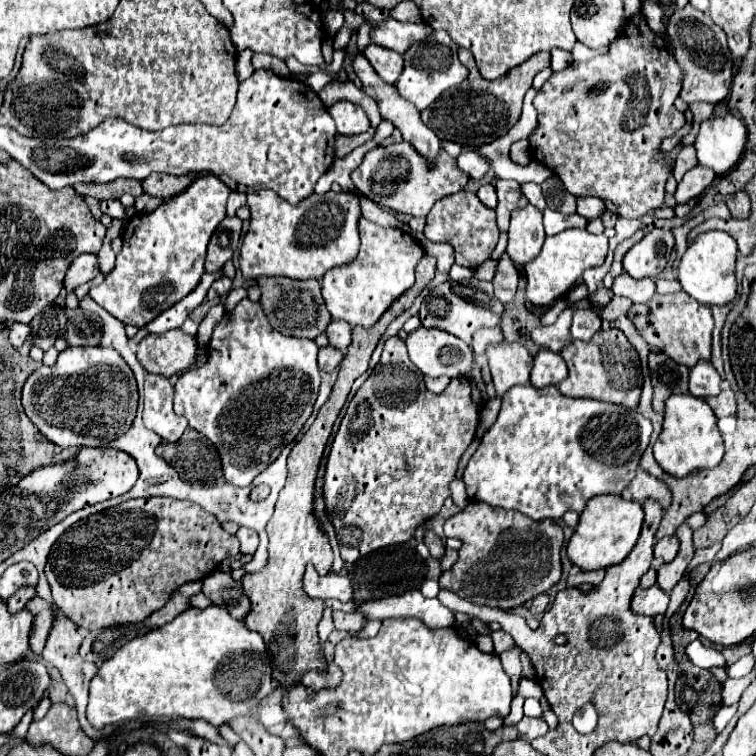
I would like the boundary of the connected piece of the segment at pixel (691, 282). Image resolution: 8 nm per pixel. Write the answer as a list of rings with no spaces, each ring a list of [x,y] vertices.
[[[709,231],[699,235],[693,243],[689,243],[679,269],[677,279],[681,287],[701,305],[727,305],[737,295],[737,279],[735,279],[735,261],[737,261],[737,241],[723,231]]]

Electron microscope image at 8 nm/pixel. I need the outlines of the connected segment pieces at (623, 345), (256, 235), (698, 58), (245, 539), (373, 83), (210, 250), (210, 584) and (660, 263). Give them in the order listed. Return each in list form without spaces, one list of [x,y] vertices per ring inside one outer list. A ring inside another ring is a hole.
[[[601,329],[591,341],[571,341],[563,347],[561,357],[569,367],[569,377],[559,385],[559,391],[567,397],[585,397],[623,407],[637,407],[643,385],[637,351],[629,345],[625,335],[617,329]]]
[[[261,189],[257,193],[247,195],[247,205],[251,209],[251,221],[249,221],[249,231],[243,237],[241,257],[239,257],[241,273],[247,279],[259,279],[267,275],[291,277],[291,279],[321,279],[327,273],[327,269],[349,263],[359,251],[357,225],[361,217],[361,205],[359,205],[359,197],[353,193],[345,193],[345,191],[341,193],[327,191],[325,195],[311,193],[311,197],[303,199],[299,205],[289,205],[275,191]]]
[[[691,5],[675,11],[675,15],[669,17],[667,33],[671,37],[675,61],[683,71],[681,99],[685,103],[707,101],[713,105],[723,101],[733,81],[733,63],[731,63],[731,53],[727,49],[725,33],[705,13],[693,9]]]
[[[239,527],[237,539],[241,541],[241,553],[243,553],[243,555],[253,555],[253,553],[255,553],[255,549],[257,549],[257,545],[259,545],[259,537],[257,537],[257,533],[255,533],[253,529],[249,529],[249,527]]]
[[[361,53],[353,55],[351,65],[353,65],[355,75],[357,75],[357,77],[361,79],[361,83],[363,83],[363,91],[377,101],[379,111],[381,111],[381,117],[387,119],[387,121],[391,121],[391,123],[401,131],[403,141],[411,143],[419,155],[423,155],[429,163],[435,163],[435,161],[437,161],[437,155],[439,155],[439,151],[441,151],[441,147],[439,147],[439,137],[421,121],[419,111],[415,109],[415,105],[411,105],[409,101],[405,101],[403,97],[399,97],[395,85],[389,85],[389,83],[381,81],[381,77],[375,73],[375,69],[371,67],[371,63],[369,63]]]
[[[225,217],[219,227],[213,231],[207,247],[207,261],[205,271],[215,271],[229,261],[239,245],[241,237],[241,219],[239,217]]]
[[[223,571],[211,573],[209,577],[203,579],[201,591],[207,599],[213,601],[213,605],[225,607],[231,613],[231,617],[235,617],[237,621],[245,621],[247,613],[251,611],[251,601],[243,593],[241,583],[233,581],[229,573]]]
[[[653,229],[635,243],[623,257],[623,269],[633,279],[657,277],[675,249],[675,237],[669,229]]]

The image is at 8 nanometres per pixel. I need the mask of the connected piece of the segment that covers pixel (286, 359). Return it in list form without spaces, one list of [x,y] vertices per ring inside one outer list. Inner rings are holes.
[[[245,297],[215,325],[205,365],[187,369],[179,375],[173,397],[175,413],[183,415],[189,421],[189,427],[203,433],[219,449],[223,473],[229,483],[251,485],[253,477],[265,471],[279,457],[281,449],[299,435],[313,411],[321,383],[317,349],[319,347],[313,339],[277,333],[265,317],[261,303]]]

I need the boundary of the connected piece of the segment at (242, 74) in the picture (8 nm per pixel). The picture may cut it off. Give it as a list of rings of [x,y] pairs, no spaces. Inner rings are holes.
[[[245,49],[245,51],[239,53],[239,57],[237,57],[237,77],[239,77],[241,81],[247,79],[247,77],[253,73],[251,55],[253,55],[253,51],[251,51],[251,49]]]

